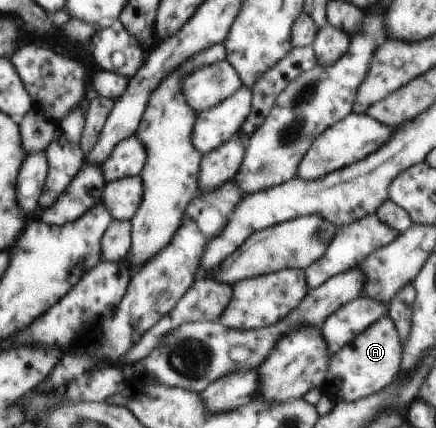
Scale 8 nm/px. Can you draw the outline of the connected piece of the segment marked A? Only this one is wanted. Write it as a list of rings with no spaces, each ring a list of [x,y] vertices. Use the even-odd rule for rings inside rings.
[[[388,314],[376,319],[363,333],[333,354],[328,363],[326,378],[321,391],[335,403],[341,400],[352,402],[381,391],[400,371],[402,341],[396,325]]]

